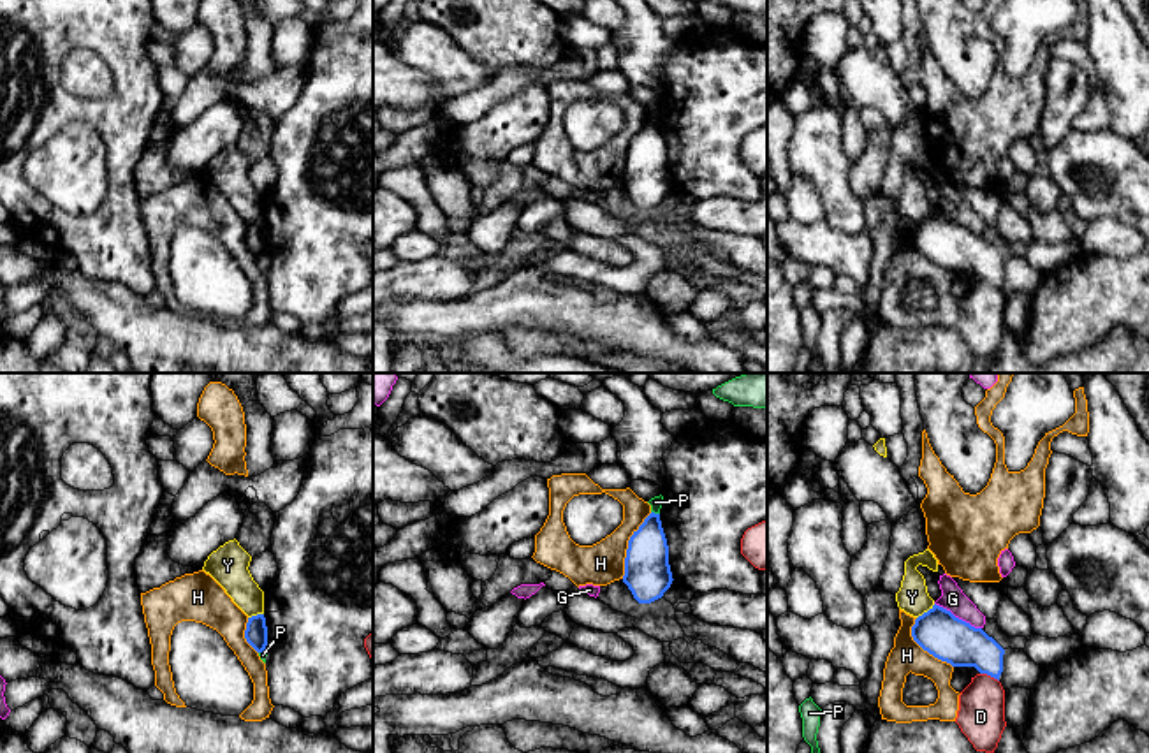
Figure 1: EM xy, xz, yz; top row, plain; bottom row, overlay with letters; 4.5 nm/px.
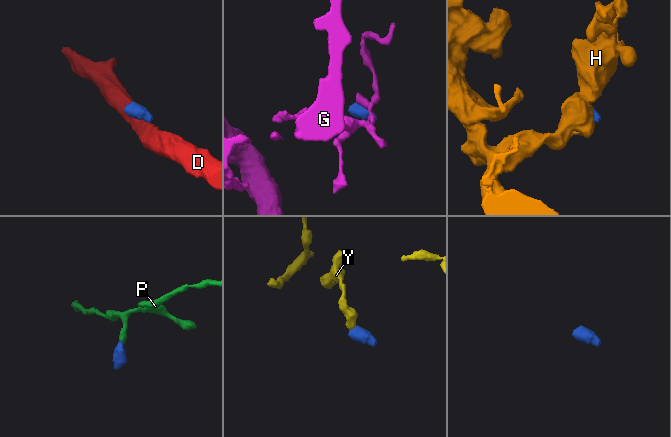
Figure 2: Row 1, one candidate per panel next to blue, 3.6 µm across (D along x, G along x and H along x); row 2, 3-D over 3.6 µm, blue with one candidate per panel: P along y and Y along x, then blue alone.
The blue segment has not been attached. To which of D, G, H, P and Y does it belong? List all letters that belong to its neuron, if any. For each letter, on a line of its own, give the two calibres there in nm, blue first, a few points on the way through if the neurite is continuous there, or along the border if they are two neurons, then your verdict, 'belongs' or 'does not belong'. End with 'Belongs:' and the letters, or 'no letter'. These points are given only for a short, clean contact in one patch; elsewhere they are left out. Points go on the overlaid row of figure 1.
D: 200/220 nm | along yz (980, 672), (998, 681) | does not belong
G: 200/120 nm | along yz (935, 602), (980, 628) | does not belong
H: 220/190 nm | along xz (651, 512), (629, 540), (625, 574), (622, 577) | does not belong
P: 200/50 nm | along xz (651, 511), (658, 514) | does not belong
Y: 200/140 nm | along yz (935, 604), (917, 618) | does not belong
Belongs: no letter

